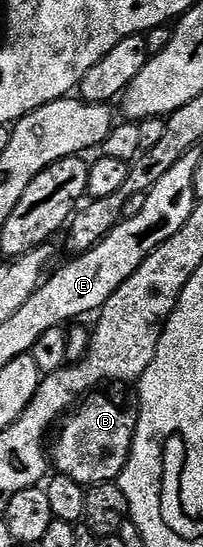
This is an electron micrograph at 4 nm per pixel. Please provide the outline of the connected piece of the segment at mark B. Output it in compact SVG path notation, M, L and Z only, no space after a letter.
M98 391L87 396L61 422L54 449L52 441L52 461L58 464L57 472L87 487L117 482L130 458L138 426L138 405L131 398L130 402L126 397L105 397L104 394Z

